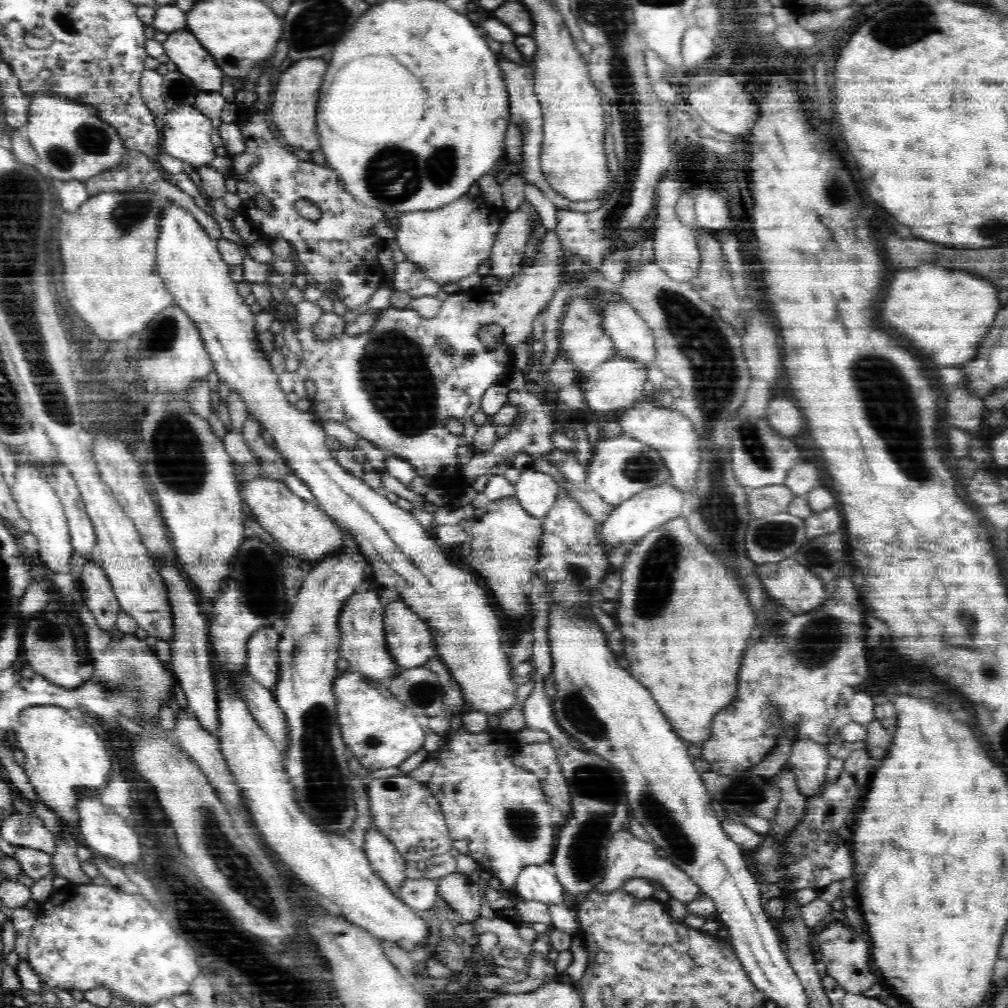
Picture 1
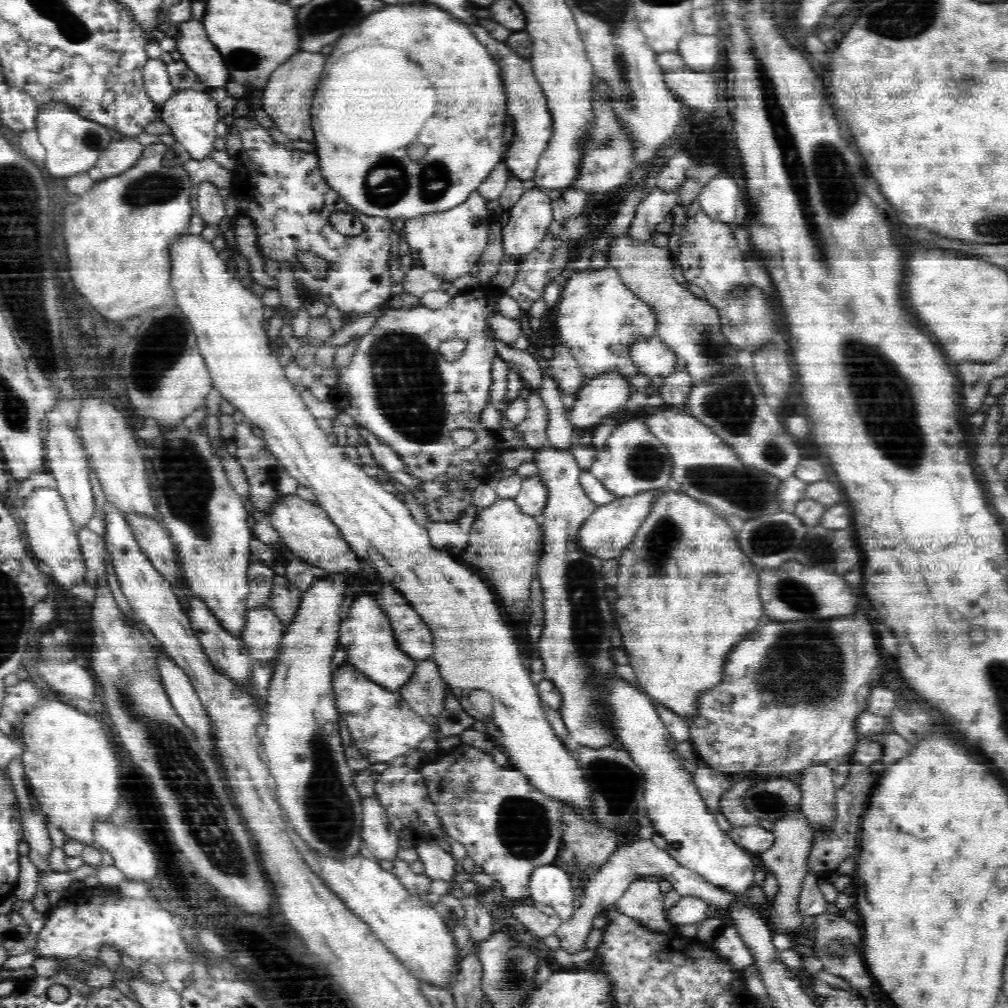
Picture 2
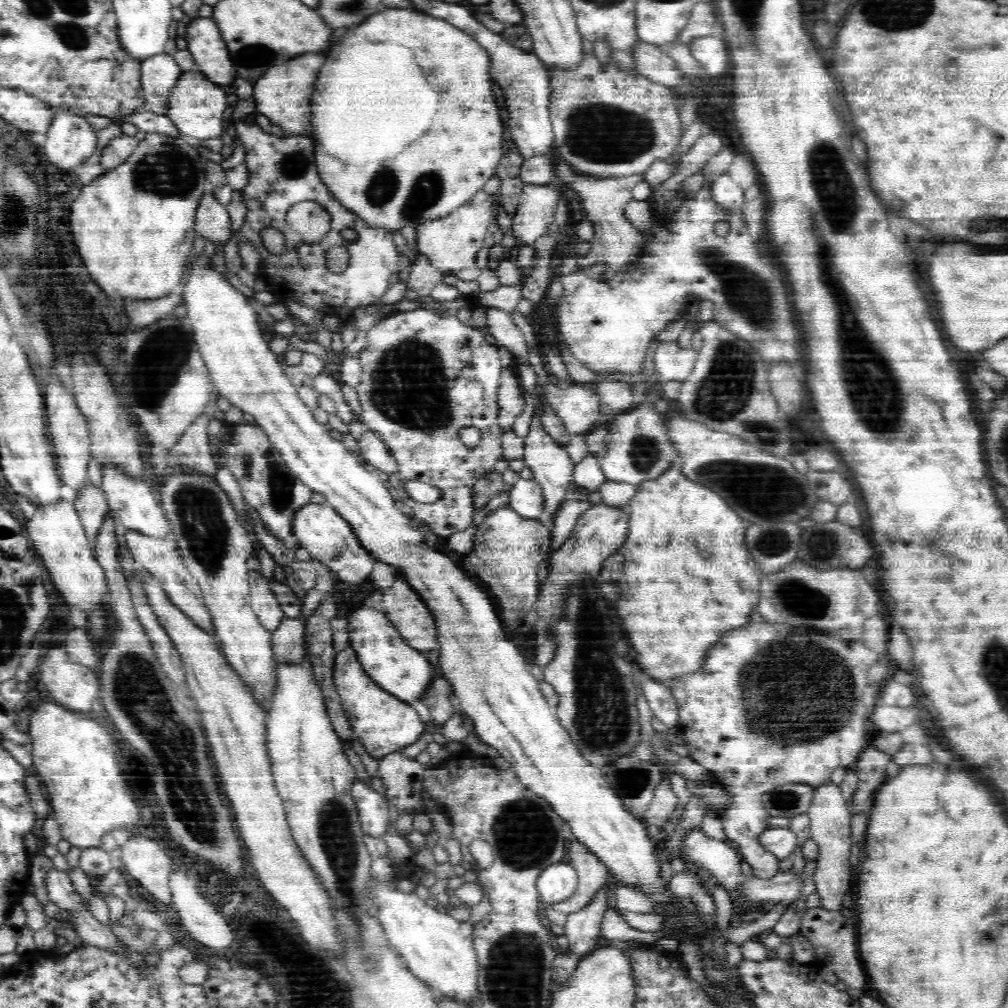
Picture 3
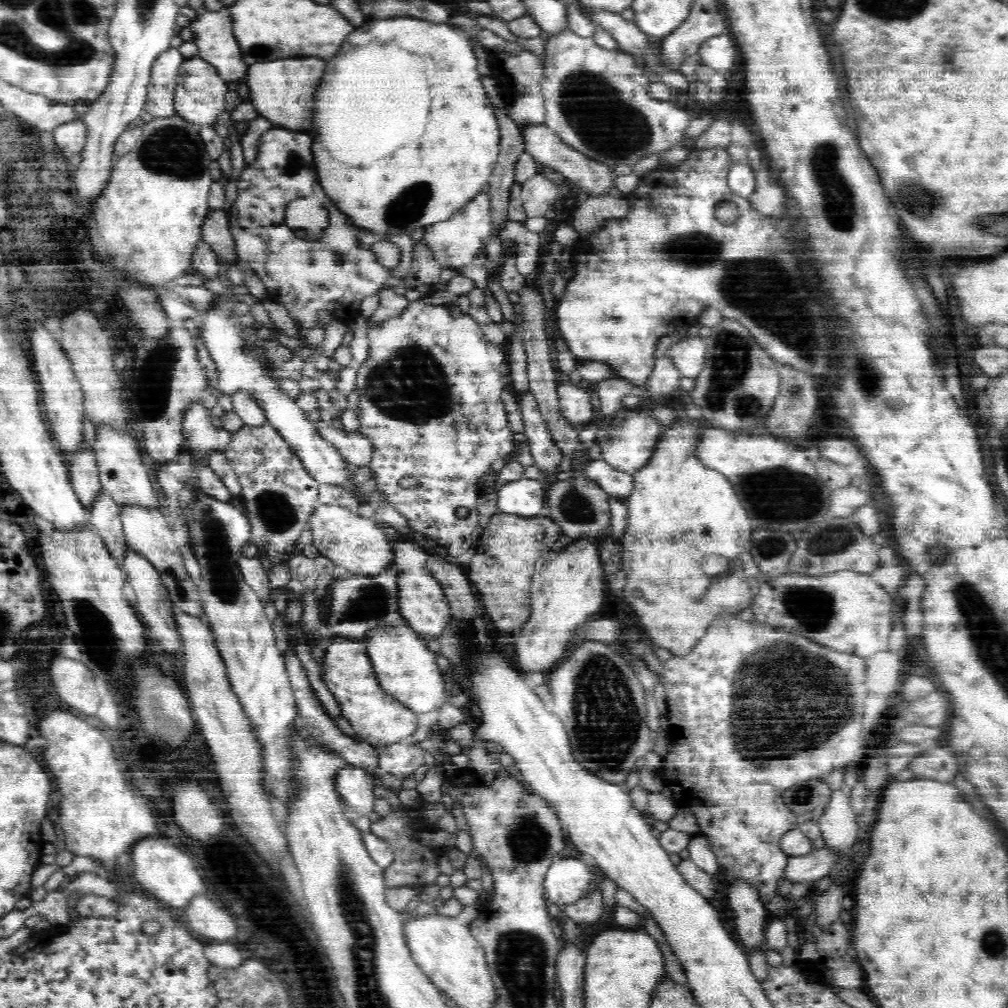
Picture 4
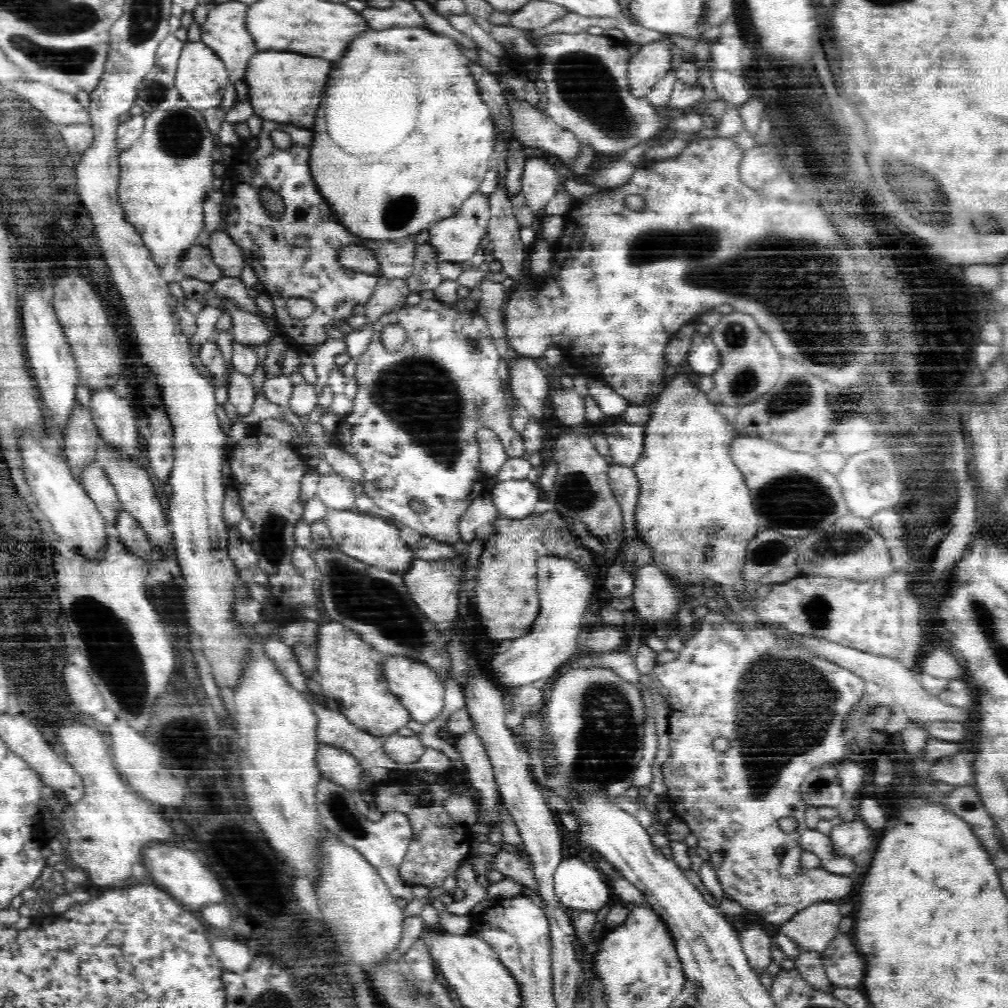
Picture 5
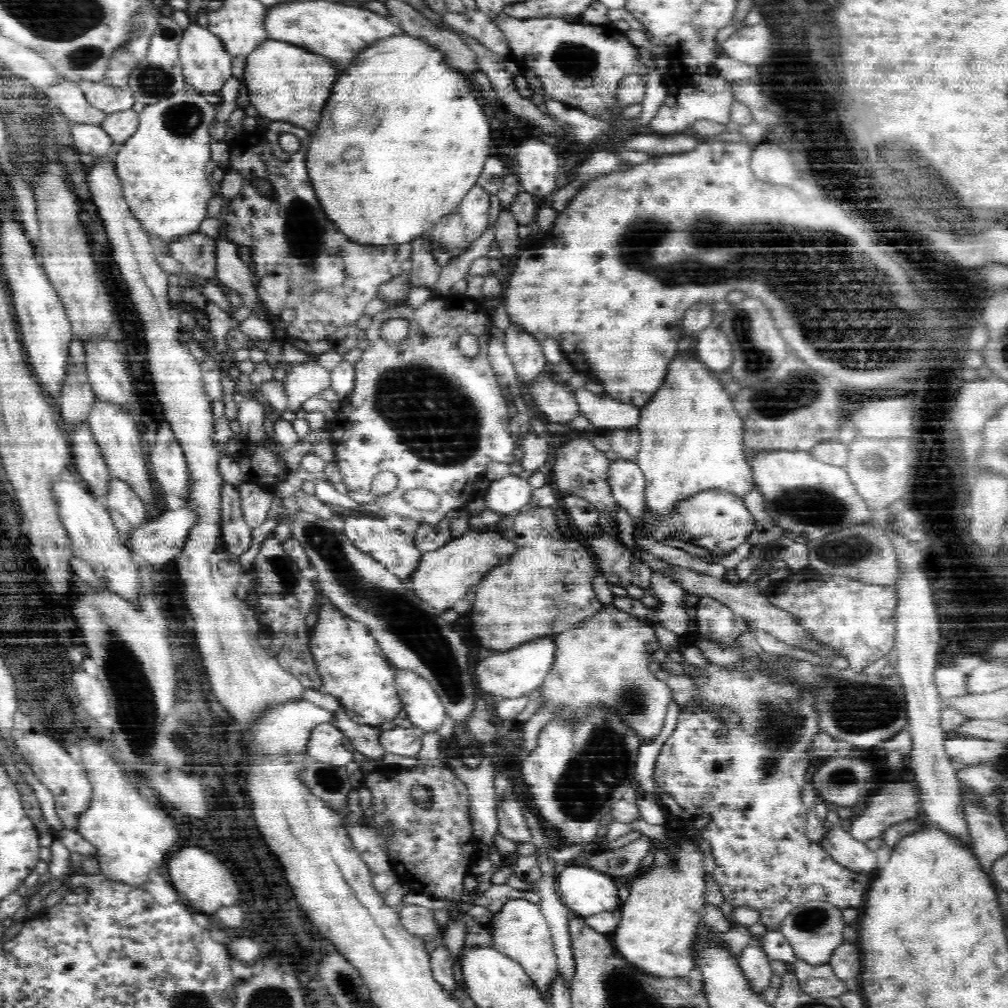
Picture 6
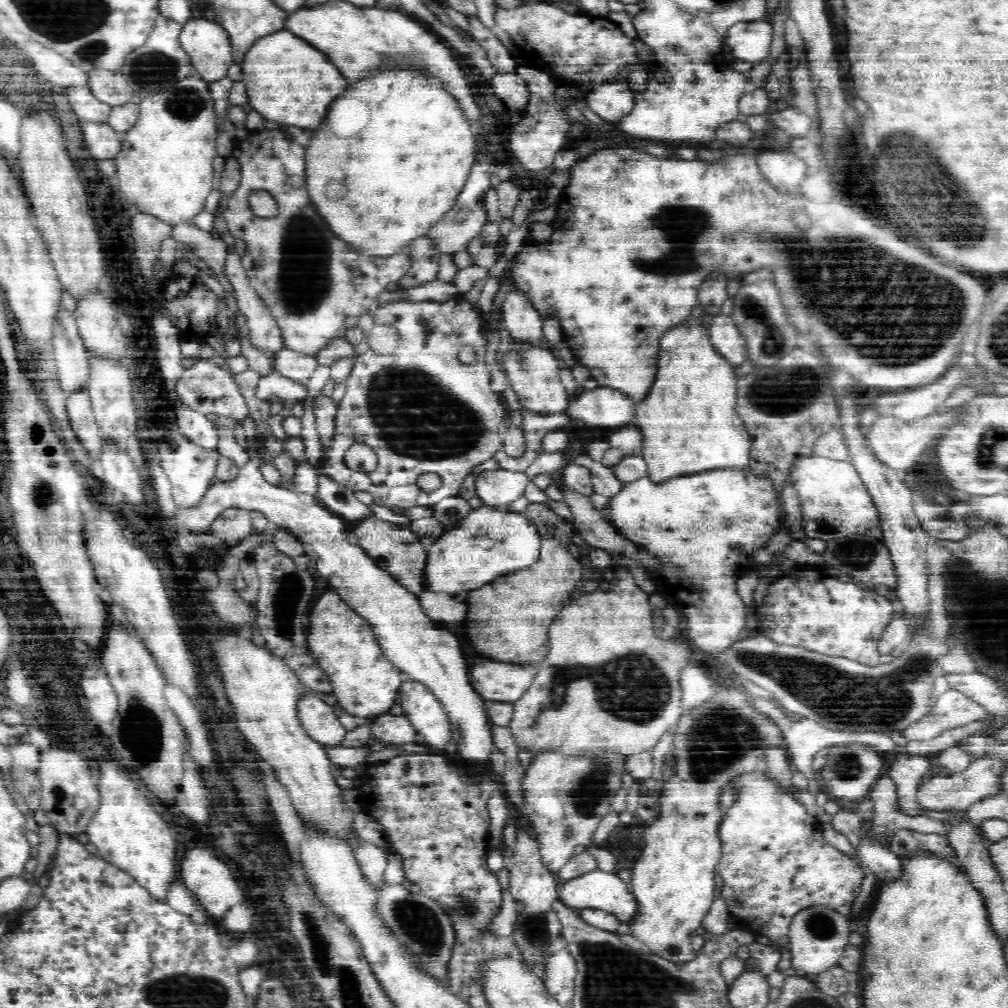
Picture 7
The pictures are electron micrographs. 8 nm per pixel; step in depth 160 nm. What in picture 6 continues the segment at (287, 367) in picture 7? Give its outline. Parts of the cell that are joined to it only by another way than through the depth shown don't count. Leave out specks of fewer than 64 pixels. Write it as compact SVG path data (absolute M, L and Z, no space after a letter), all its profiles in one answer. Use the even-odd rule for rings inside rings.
M307 357L302 362L292 362L286 372L285 390L287 390L287 409L296 412L300 404L320 390L328 387L329 370L318 363L316 357Z

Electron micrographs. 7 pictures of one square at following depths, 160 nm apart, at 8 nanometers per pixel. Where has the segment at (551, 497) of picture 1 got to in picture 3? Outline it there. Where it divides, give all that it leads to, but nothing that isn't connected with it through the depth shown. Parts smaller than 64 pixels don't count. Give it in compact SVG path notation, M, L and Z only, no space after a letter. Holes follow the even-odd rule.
M519 478L509 485L506 507L512 508L520 516L538 519L545 509L541 486L534 479Z

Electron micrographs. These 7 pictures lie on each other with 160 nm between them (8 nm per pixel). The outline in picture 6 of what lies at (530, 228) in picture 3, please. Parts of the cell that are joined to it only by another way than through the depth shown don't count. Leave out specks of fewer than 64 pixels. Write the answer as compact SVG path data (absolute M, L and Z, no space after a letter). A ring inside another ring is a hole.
M538 136L524 137L516 144L517 176L521 191L547 199L556 189L558 158L552 144Z

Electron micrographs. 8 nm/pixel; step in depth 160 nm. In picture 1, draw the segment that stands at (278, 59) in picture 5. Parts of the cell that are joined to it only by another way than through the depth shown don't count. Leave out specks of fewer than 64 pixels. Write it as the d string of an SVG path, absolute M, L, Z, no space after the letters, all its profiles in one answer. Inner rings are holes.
M304 58L296 62L292 68L288 68L277 82L275 90L271 94L268 118L276 124L276 133L284 136L283 140L289 144L288 147L301 148L312 153L320 150L320 141L316 126L316 110L320 87L323 82L324 72L328 68L328 58L316 60L316 58Z

